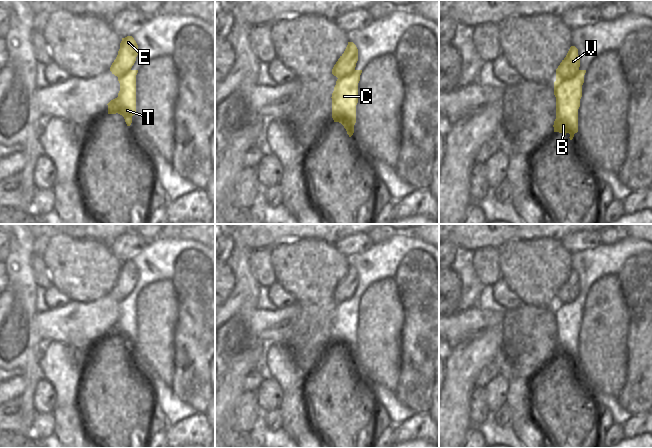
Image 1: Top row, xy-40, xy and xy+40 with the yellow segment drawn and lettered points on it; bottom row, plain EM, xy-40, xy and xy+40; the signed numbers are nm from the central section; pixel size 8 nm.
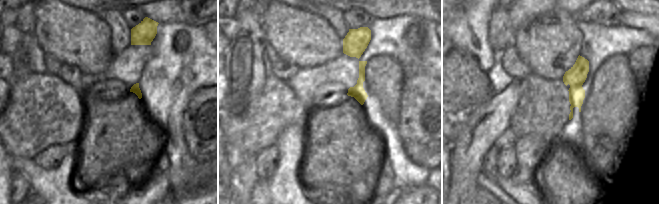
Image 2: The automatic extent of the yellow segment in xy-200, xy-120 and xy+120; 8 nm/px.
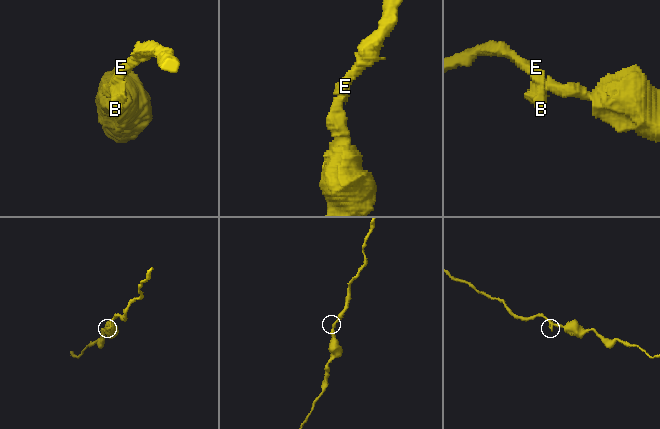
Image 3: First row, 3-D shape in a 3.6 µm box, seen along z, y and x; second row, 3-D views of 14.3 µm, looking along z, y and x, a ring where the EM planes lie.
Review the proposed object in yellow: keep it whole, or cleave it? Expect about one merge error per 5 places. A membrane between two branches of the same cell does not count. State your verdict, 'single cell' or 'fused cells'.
single cell

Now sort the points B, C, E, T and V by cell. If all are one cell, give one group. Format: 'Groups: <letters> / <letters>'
Groups: B C E T V

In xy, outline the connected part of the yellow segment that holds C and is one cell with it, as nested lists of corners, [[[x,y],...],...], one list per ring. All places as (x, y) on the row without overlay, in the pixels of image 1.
[[[348,266],[344,277],[332,293],[338,303],[332,317],[332,342],[341,347],[349,361],[354,357],[356,347],[356,329],[358,327],[358,307],[362,294],[356,294],[358,273]]]

